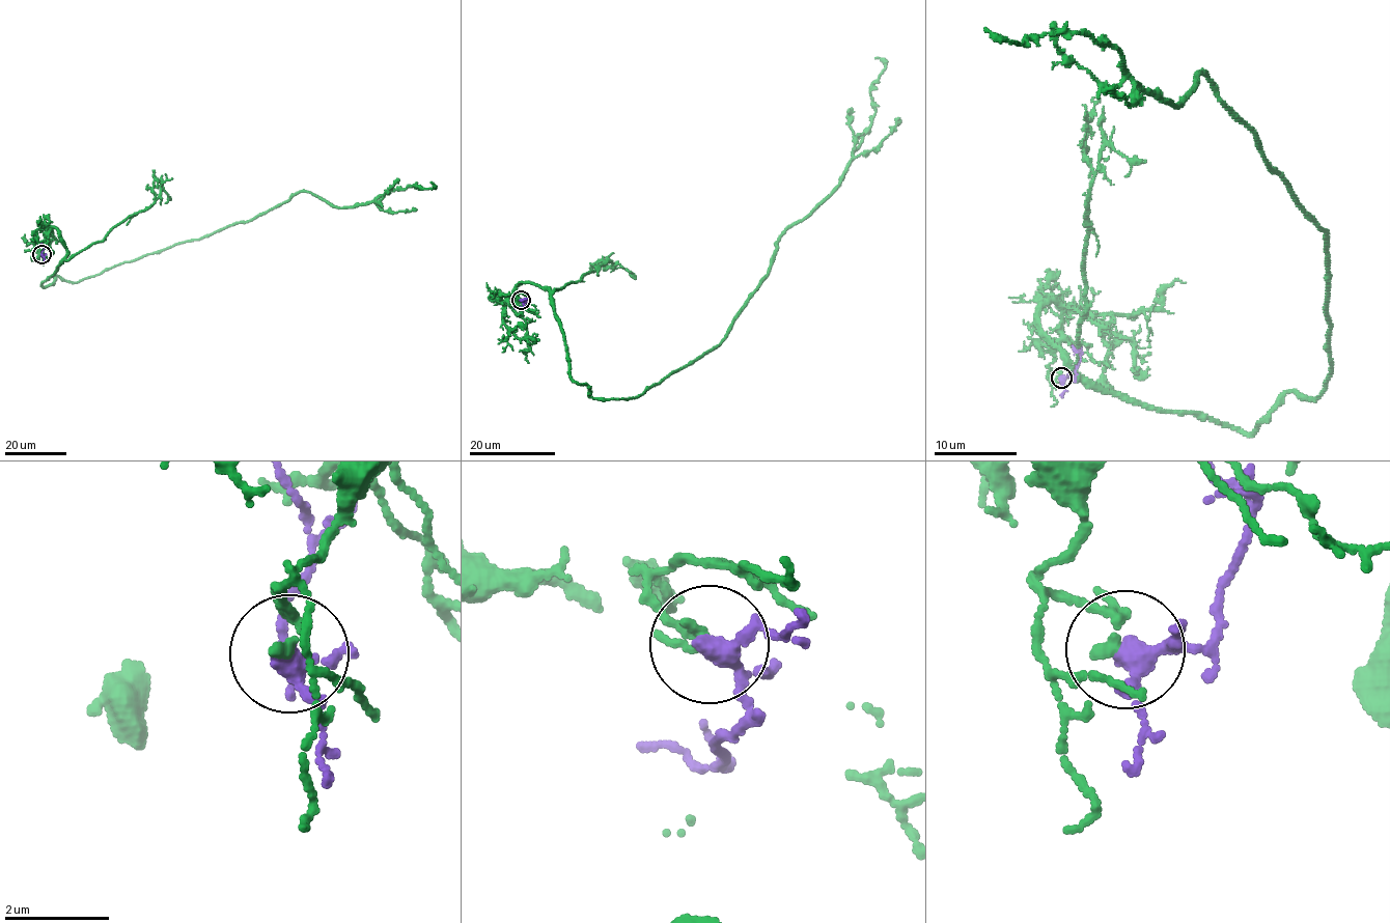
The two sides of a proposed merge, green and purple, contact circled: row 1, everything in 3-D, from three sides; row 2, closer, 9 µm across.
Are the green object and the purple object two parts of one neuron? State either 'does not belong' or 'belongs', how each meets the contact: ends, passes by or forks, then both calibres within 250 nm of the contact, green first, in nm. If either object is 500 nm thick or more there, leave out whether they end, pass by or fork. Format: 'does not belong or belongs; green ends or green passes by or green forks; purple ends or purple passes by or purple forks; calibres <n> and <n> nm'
does not belong; green ends; purple forks; calibres 200 and 260 nm

